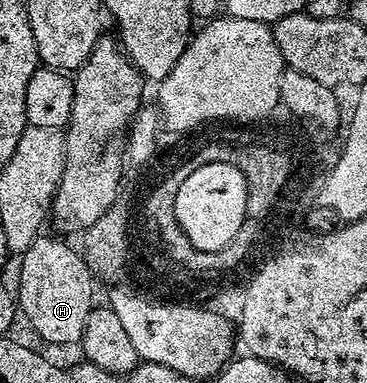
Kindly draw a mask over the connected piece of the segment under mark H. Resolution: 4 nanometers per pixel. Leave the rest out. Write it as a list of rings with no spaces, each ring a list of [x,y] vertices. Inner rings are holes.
[[[40,236],[21,255],[23,263],[19,266],[18,309],[35,329],[36,336],[55,346],[67,346],[70,342],[82,343],[85,320],[89,320],[89,312],[93,309],[93,275],[87,267],[86,257],[76,250],[66,246],[59,238]]]

